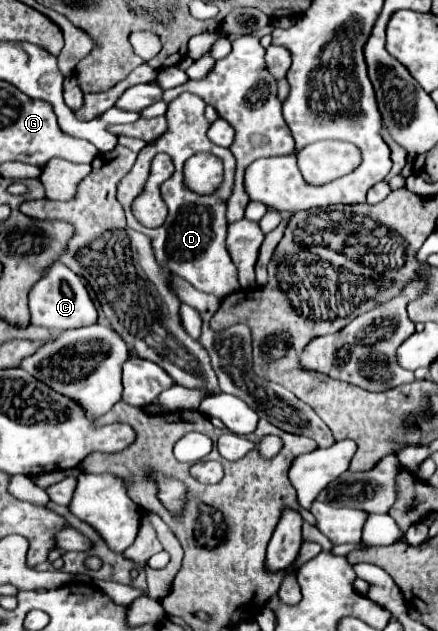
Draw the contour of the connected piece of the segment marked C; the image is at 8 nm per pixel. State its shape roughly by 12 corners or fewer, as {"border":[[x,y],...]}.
{"border":[[61,262],[31,288],[31,324],[97,322],[83,280]]}

